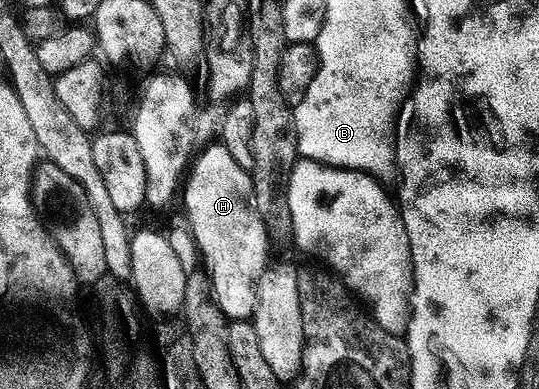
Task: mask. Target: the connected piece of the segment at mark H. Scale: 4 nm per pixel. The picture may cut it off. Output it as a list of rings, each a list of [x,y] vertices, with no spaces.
[[[209,144],[205,151],[192,159],[183,182],[183,198],[185,194],[185,214],[189,217],[187,229],[193,235],[204,273],[209,280],[209,288],[213,300],[222,314],[229,320],[252,319],[257,303],[257,285],[263,276],[265,267],[270,265],[269,237],[265,217],[256,207],[253,191],[253,175],[245,170],[231,152],[223,144]]]

